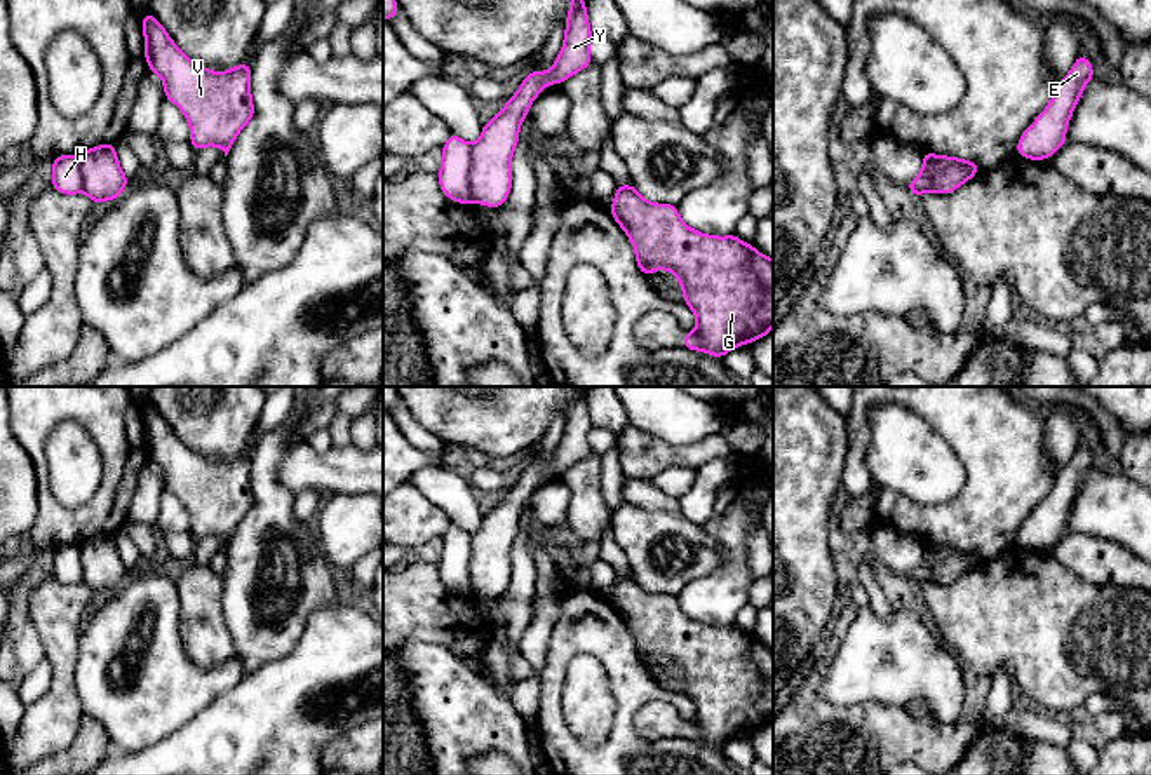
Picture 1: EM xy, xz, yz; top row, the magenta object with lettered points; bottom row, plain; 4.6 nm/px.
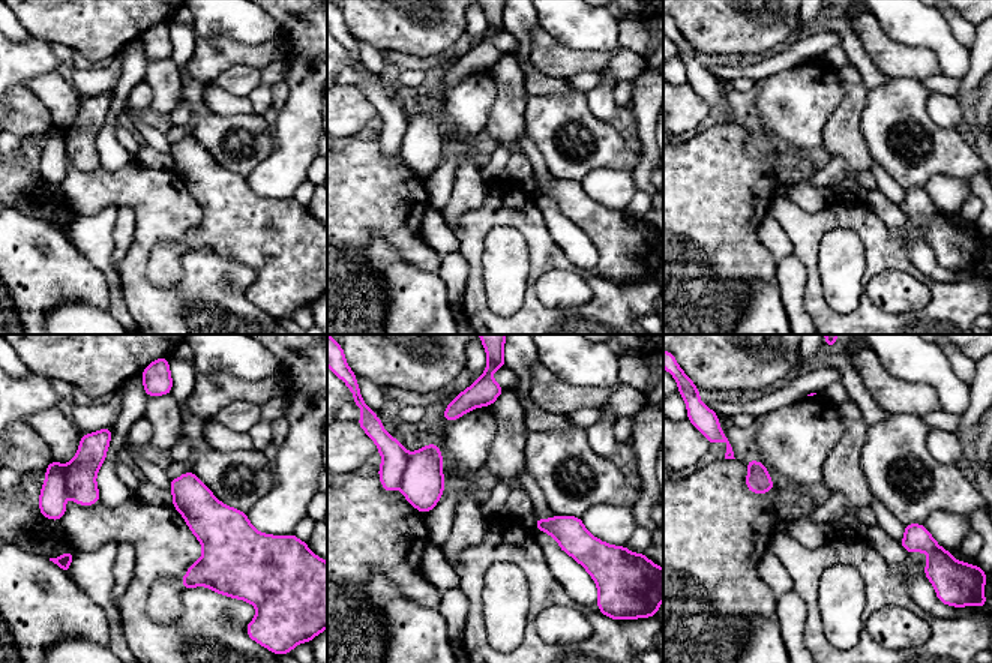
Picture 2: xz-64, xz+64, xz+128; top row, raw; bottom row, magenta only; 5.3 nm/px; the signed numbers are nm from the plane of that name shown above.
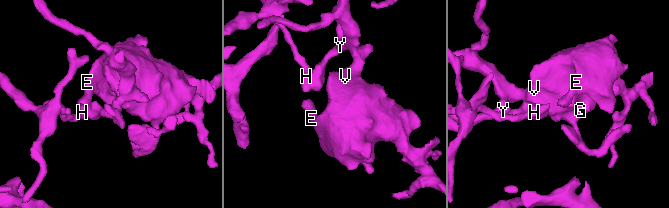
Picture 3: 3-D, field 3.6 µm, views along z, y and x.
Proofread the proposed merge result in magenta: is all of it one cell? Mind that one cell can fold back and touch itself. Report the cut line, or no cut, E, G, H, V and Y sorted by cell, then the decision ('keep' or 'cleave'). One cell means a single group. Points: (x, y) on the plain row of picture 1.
cut xz (471, 535), (471, 587), (474, 591); groups E G V Y / H; cleave

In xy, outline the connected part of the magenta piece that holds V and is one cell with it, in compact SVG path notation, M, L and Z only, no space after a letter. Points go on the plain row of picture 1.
M150 402L143 404L145 448L164 472L165 488L188 510L195 540L218 536L228 545L239 522L254 505L251 455L209 462L188 449Z

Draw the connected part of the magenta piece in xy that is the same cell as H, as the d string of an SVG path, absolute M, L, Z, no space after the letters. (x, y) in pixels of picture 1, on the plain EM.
M59 545L52 552L52 578L75 585L84 580L80 545Z

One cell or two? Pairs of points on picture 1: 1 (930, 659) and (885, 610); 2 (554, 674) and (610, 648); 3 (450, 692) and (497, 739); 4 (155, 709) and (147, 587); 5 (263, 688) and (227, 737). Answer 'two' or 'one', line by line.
1: two
2: one
3: one
4: one
5: one

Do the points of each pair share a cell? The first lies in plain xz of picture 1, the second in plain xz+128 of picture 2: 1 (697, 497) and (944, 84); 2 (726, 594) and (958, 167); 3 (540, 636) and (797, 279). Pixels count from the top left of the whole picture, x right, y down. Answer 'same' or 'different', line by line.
1: different
2: different
3: same

